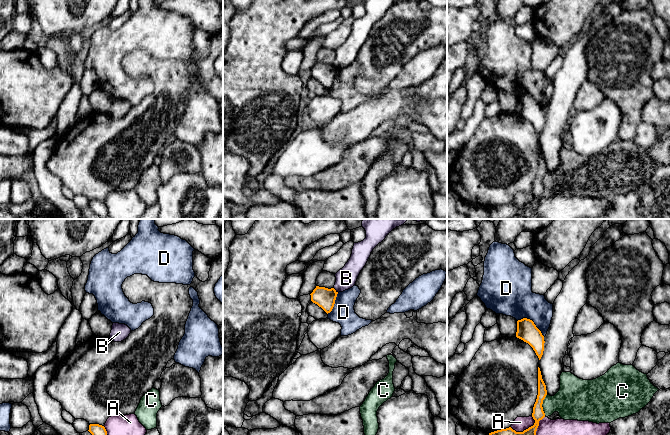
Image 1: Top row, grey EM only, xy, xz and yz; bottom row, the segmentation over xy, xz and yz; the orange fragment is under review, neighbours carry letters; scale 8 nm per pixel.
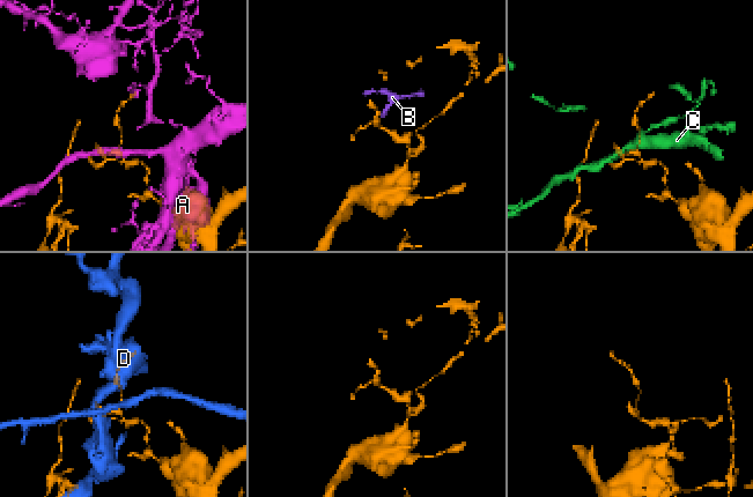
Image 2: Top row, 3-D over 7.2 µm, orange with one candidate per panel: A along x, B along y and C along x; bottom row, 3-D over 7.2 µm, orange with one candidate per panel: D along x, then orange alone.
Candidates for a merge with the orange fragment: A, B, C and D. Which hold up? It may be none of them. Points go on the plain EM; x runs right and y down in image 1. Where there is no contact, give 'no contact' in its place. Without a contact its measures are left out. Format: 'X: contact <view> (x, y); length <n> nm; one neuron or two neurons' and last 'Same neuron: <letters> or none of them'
A: contact yz (524, 206); length 220 nm; two neurons
B: contact xz (335, 66); length 60 nm; two neurons
C: contact yz (541, 181); length 180 nm; two neurons
D: contact yz (532, 97); length 260 nm; two neurons
Same neuron: none of them

